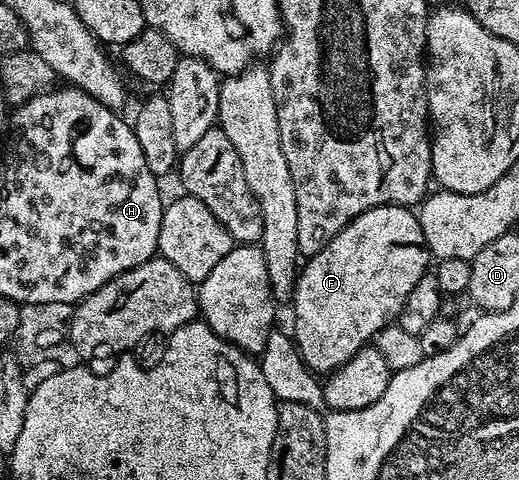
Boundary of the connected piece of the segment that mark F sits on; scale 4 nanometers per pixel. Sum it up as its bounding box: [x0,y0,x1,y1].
[290,203,430,373]

